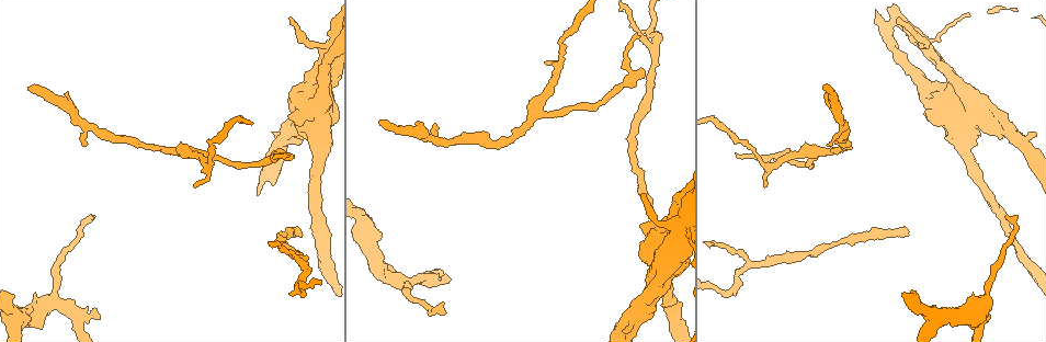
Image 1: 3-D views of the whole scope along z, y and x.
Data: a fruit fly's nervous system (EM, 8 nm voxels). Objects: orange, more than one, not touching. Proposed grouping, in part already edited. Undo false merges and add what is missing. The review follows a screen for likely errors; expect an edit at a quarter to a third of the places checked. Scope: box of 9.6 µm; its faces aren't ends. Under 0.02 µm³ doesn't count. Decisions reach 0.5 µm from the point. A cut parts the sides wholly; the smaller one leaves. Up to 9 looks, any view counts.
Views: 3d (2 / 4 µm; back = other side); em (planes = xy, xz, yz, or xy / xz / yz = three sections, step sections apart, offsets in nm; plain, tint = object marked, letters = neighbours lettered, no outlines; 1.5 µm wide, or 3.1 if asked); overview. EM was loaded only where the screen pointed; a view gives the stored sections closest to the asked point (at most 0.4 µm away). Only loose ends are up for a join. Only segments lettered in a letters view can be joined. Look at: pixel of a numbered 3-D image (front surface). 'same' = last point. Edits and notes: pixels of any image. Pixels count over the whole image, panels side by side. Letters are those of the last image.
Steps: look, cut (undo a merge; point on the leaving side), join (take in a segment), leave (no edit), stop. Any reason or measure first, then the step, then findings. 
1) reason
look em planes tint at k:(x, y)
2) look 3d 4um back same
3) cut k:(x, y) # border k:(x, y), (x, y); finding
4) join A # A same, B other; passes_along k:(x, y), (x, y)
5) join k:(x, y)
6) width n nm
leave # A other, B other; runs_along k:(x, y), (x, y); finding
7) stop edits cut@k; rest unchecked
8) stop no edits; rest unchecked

side arm on a straight run
look em planes tint at 1:(816, 153)

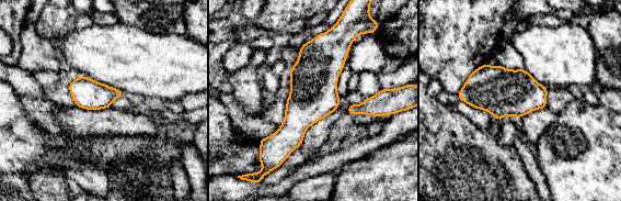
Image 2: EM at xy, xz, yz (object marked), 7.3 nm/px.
look em planes letters same

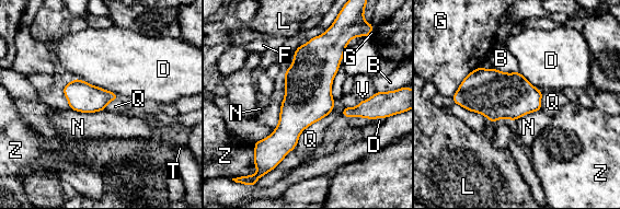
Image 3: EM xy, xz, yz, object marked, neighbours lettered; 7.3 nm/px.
leave # B other, D other, F other, G other, L other, N other, Q other, T other, V other, Z other; continuous, no second neuron

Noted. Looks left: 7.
look 3d 2um at 1:(84, 145)

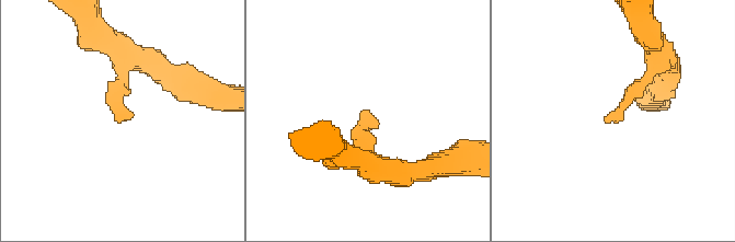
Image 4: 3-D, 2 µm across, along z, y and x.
shape alone is not enough
look em yz step 8 letters at 4:(115, 119)

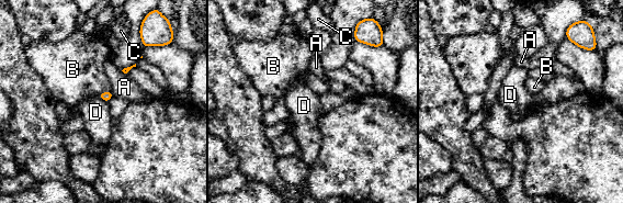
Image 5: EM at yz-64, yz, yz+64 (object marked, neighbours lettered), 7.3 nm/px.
look em planes letters same

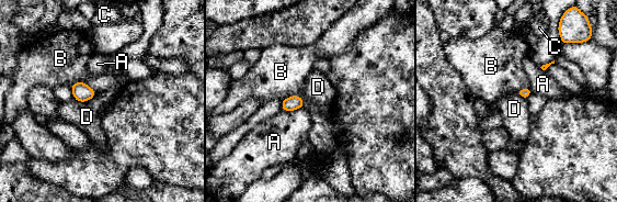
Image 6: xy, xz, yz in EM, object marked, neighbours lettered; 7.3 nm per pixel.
leave # A other, B other, C other, D other; none of them fits

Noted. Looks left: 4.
tapers out
look em planes letters at 1:(635, 34)

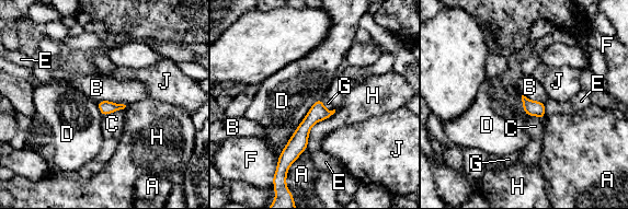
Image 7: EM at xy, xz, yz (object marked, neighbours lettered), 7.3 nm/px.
leave # A other, B other, C other, D other, E other, F other, G other, H other, J other; runs_along 7:(319, 103), (318, 112), (283, 161); no lettered segment goes on from it

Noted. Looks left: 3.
sharp bend
look em xz step 8 letters at 1:(654, 27)

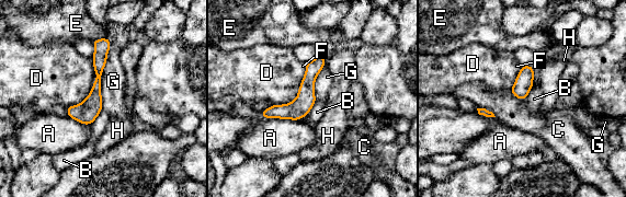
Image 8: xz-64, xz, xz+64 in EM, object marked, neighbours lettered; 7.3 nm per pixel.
leave # A other, B other, C other, D other, E other, F other, G other, H other; runs_along 8:(106, 41), (86, 122); all the same neuron

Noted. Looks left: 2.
stop no edits; rest unchecked

